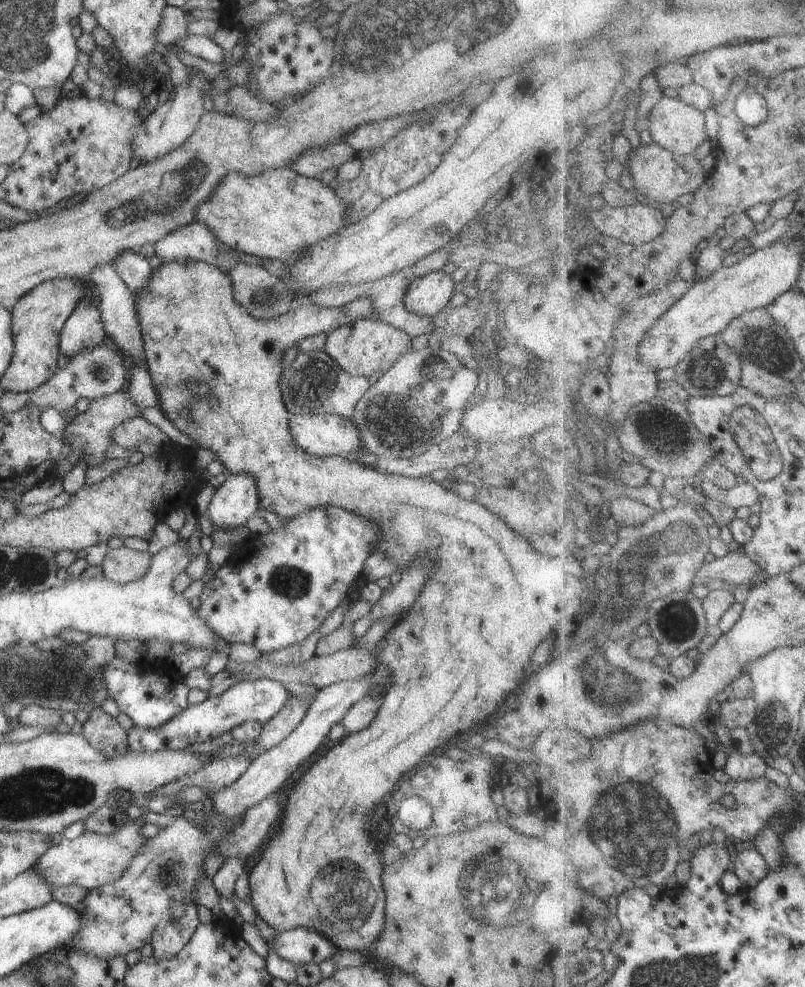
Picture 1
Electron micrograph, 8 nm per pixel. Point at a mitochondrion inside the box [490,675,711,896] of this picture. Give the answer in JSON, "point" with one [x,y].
{"point":[644,830]}

